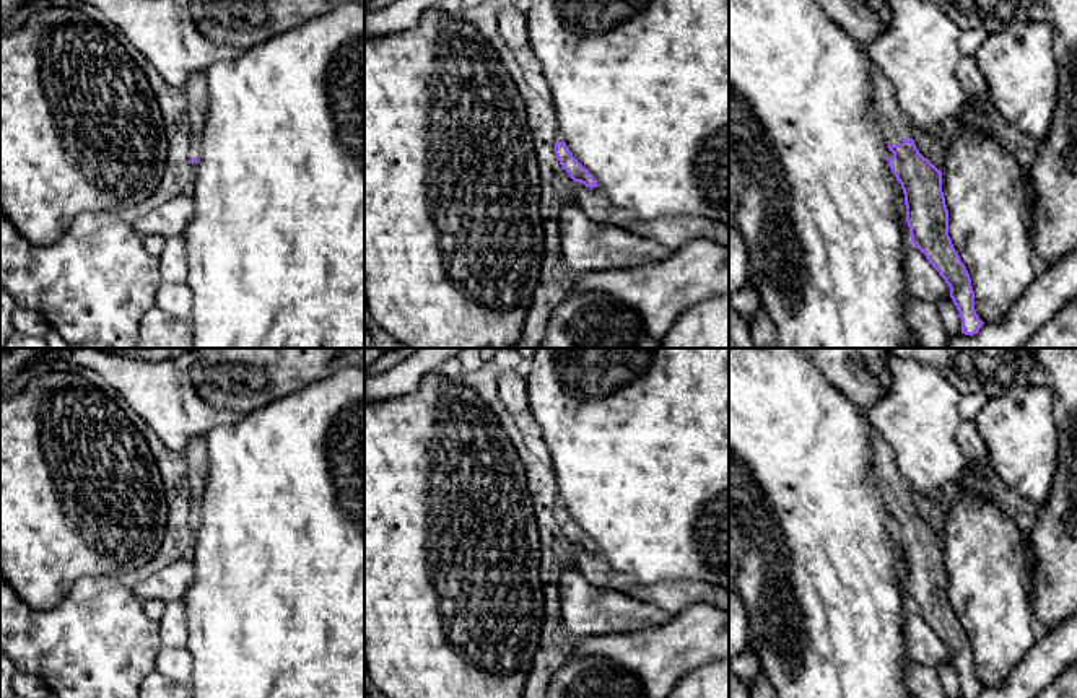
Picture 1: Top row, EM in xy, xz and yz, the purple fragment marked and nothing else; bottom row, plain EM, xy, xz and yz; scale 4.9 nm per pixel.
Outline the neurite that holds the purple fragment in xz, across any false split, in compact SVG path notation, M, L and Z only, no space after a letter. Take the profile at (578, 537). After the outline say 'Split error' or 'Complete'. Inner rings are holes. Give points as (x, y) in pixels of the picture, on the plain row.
M565 506L555 508L555 519L574 547L581 547L586 552L597 552L595 542L573 521Z. Complete

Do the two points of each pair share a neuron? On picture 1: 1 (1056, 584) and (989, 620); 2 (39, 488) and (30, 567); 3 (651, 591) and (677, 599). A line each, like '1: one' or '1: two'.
1: one
2: one
3: one

